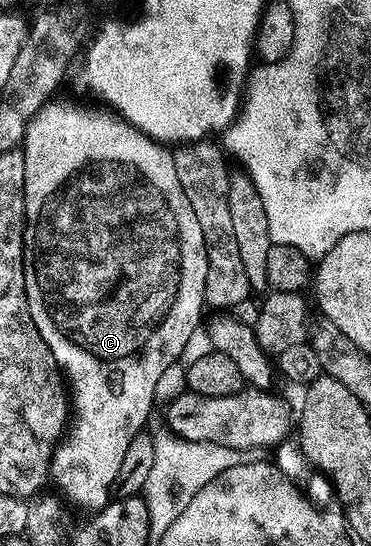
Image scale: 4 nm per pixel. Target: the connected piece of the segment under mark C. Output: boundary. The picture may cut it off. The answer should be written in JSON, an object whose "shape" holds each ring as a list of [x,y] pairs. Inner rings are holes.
{"shape":[[[55,101],[45,103],[32,115],[31,120],[25,127],[24,140],[22,142],[22,152],[24,155],[24,290],[26,291],[26,299],[30,307],[30,319],[38,331],[38,335],[42,335],[46,347],[50,347],[50,351],[54,355],[57,365],[60,366],[66,378],[67,388],[70,390],[71,404],[74,406],[74,424],[65,432],[60,444],[52,452],[52,463],[50,466],[51,480],[53,482],[56,480],[56,485],[61,490],[56,489],[72,505],[74,503],[81,505],[84,509],[92,509],[88,511],[99,511],[105,505],[109,504],[110,494],[113,492],[116,480],[118,479],[118,470],[122,467],[122,459],[130,447],[130,439],[134,439],[134,435],[141,433],[145,426],[147,426],[144,424],[147,423],[148,416],[152,413],[152,405],[154,406],[154,402],[156,401],[154,386],[158,384],[158,378],[161,377],[162,371],[166,371],[166,367],[170,367],[179,362],[180,356],[182,355],[182,347],[190,340],[190,335],[194,335],[194,331],[201,328],[202,321],[200,321],[200,312],[205,312],[206,309],[204,288],[206,287],[206,275],[208,274],[208,256],[206,255],[206,243],[202,235],[202,227],[198,224],[198,218],[194,215],[194,207],[190,207],[190,199],[186,199],[186,191],[182,191],[182,183],[178,183],[178,171],[174,167],[173,154],[171,152],[167,153],[164,150],[167,148],[161,142],[154,140],[152,137],[148,137],[147,134],[130,124],[130,122],[125,121],[123,117],[117,115],[115,112],[107,111],[108,113],[103,113],[100,109],[83,109],[80,105],[63,105],[62,102]]]}

